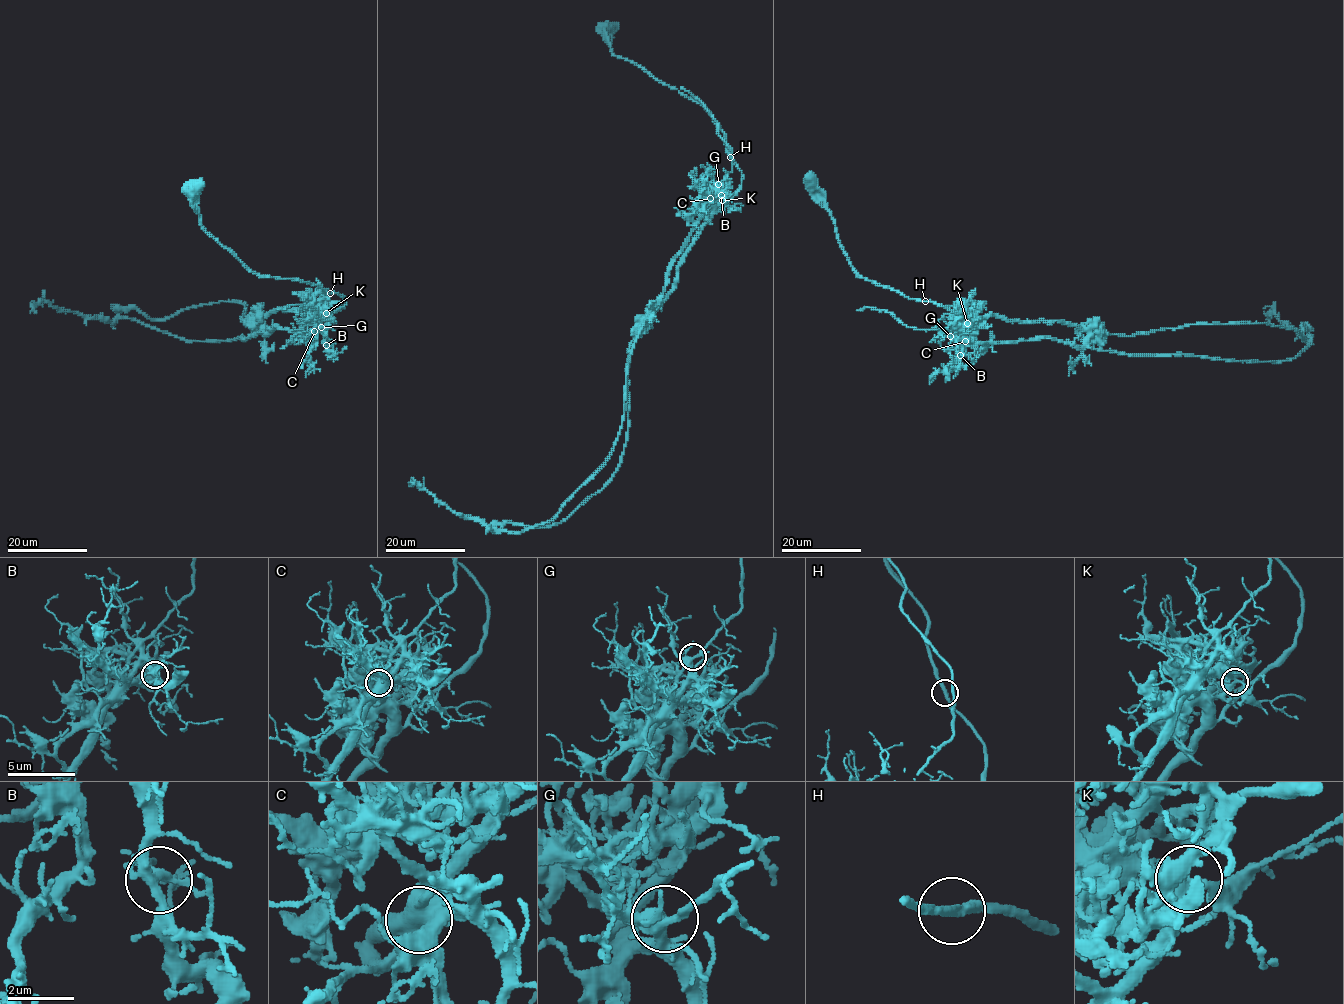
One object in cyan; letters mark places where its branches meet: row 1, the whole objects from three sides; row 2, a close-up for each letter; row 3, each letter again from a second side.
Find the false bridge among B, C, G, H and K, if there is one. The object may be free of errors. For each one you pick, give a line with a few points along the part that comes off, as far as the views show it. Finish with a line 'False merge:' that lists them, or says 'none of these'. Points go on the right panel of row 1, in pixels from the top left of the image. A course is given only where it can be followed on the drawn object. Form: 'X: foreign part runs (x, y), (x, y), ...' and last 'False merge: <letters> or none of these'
K: foreign part runs (967, 322), (965, 335), (974, 342), (1052, 338), (1121, 354), (1286, 361), (1310, 343), (1275, 314), (1269, 324)
False merge: K

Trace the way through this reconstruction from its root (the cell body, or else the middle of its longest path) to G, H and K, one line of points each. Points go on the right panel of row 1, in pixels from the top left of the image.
G: (811, 183), (860, 277), (961, 312), (964, 338), (950, 336)
H: (811, 183), (813, 195), (830, 213), (842, 250), (860, 277), (891, 287), (910, 298), (925, 301)
K: (811, 183), (813, 195), (830, 213), (842, 250), (860, 277), (910, 298), (933, 301), (961, 312), (967, 322)

